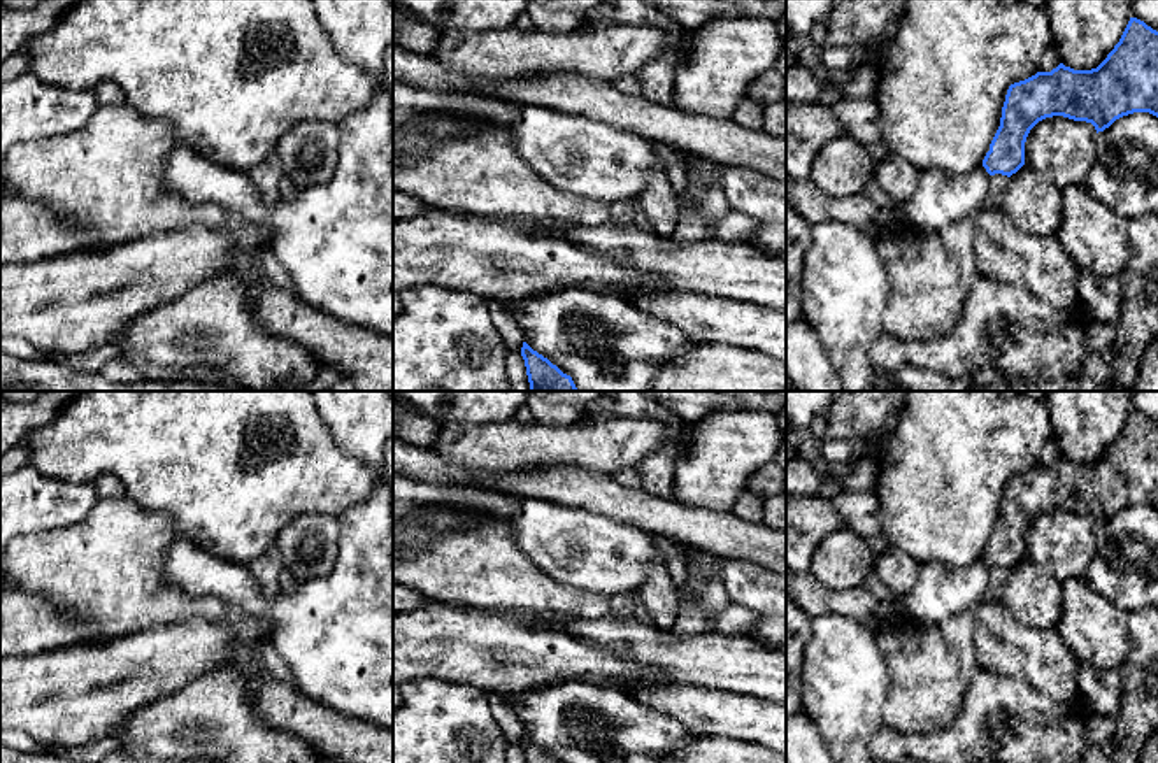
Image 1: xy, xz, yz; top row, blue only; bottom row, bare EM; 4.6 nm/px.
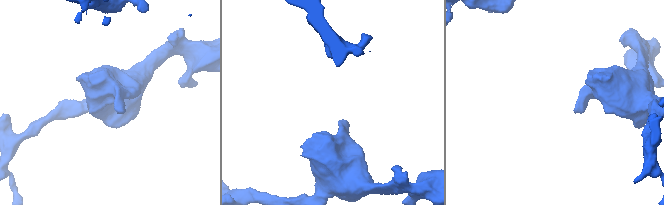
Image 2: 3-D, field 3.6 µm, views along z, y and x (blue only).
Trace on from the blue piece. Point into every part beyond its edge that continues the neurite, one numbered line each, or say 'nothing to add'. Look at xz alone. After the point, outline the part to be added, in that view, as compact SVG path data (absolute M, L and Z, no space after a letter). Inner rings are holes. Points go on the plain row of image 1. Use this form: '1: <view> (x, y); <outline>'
nothing to add

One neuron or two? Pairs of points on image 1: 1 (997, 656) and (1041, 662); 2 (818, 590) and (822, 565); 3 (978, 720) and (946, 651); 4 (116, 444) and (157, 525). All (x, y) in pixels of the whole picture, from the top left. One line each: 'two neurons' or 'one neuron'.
1: one neuron
2: two neurons
3: two neurons
4: two neurons

